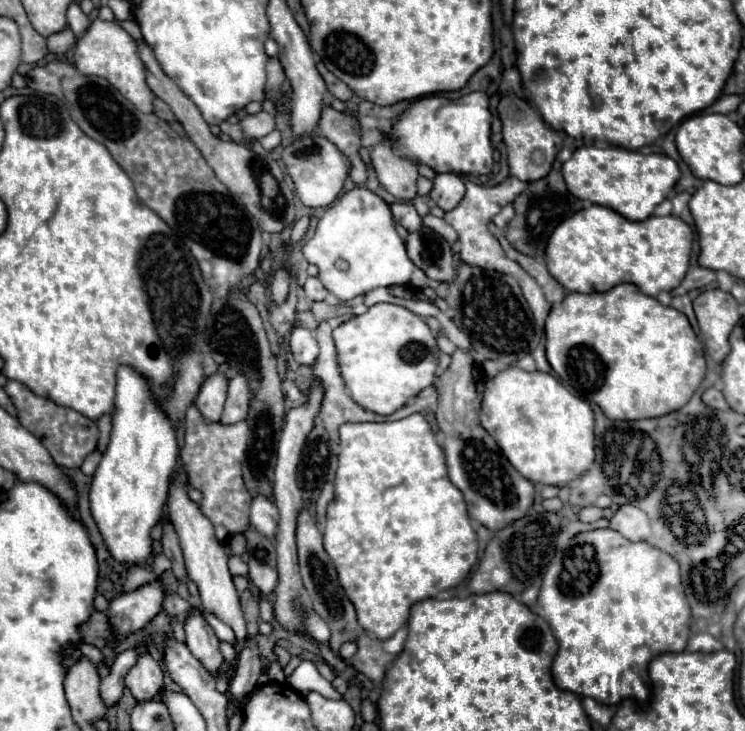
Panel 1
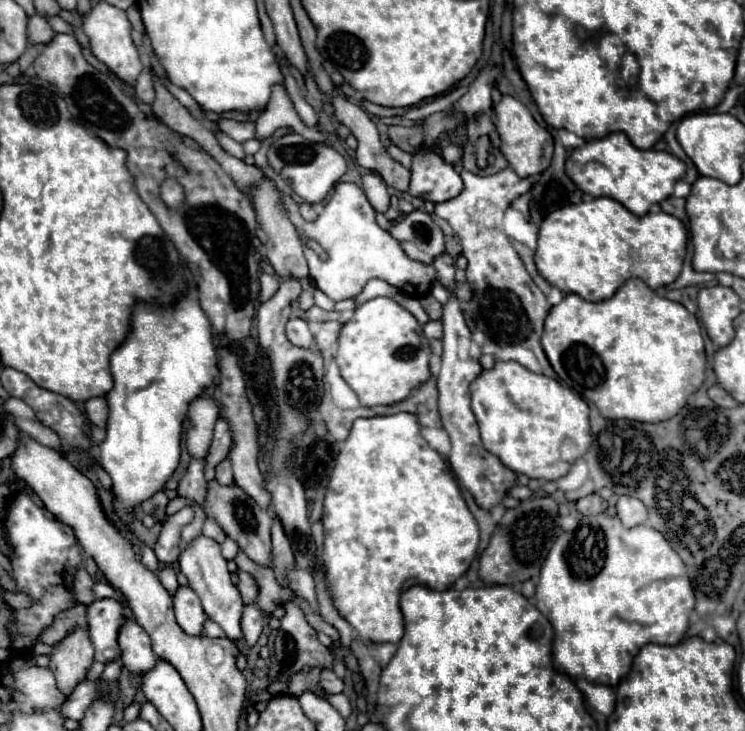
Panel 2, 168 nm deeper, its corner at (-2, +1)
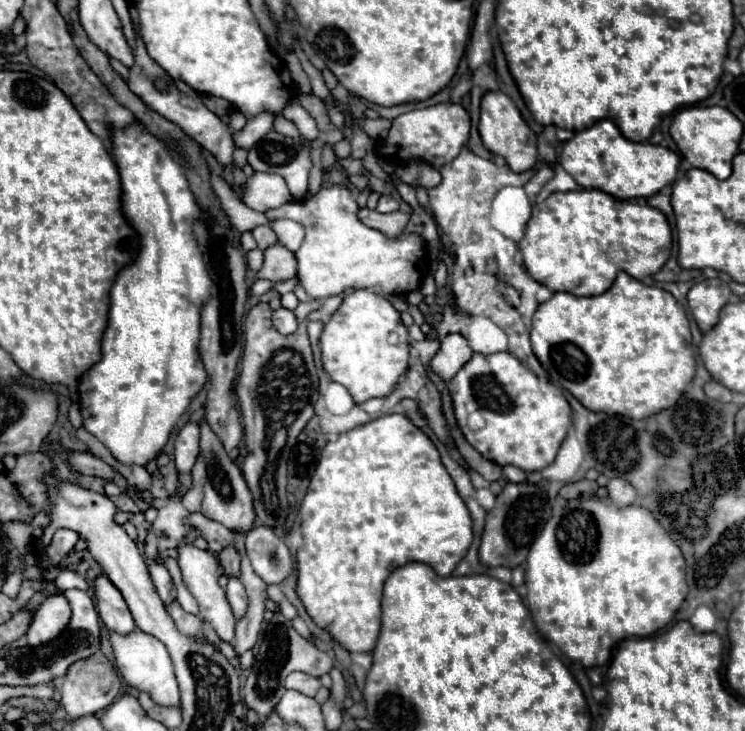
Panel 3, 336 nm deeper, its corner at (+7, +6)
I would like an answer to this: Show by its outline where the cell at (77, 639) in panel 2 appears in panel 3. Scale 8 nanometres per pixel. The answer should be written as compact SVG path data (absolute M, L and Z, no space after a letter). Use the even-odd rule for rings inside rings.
M61 593L45 597L43 603L35 607L33 623L29 627L29 633L25 635L27 643L31 647L37 647L57 639L69 625L69 621L71 621L71 607L67 599Z

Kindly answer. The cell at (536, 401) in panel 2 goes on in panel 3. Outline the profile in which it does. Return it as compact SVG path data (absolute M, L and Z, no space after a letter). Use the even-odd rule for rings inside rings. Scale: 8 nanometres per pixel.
M473 353L471 361L465 363L459 369L459 373L449 381L449 391L453 397L457 423L469 445L475 447L485 459L501 467L515 465L527 473L545 469L555 461L555 455L573 423L571 405L565 399L563 391L549 381L539 381L537 375L511 353L493 353L493 355Z

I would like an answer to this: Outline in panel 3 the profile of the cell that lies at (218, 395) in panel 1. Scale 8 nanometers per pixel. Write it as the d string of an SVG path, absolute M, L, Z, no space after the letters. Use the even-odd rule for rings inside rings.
M185 423L175 437L175 465L177 471L191 471L199 455L199 423Z

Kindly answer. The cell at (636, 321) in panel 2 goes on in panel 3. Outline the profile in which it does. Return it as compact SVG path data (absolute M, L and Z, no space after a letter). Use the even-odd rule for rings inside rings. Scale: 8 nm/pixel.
M619 273L611 289L595 297L553 293L549 301L539 305L532 320L533 353L549 373L549 379L561 383L561 387L577 397L587 409L647 419L673 407L695 377L691 329L683 305L679 305L669 291L643 285L627 273Z

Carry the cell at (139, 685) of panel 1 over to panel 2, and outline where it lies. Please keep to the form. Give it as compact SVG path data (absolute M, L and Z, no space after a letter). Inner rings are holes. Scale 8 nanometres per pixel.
M124 618L122 630L118 634L118 644L122 650L122 664L134 672L146 672L156 664L156 656L150 646L150 636L132 618Z

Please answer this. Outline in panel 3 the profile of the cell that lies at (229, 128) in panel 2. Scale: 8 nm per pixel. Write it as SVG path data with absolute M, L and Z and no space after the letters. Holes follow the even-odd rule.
M137 37L137 53L135 53L135 65L131 67L131 75L129 75L129 89L139 95L153 111L157 111L159 115L163 115L165 119L177 123L191 139L195 139L199 145L203 145L207 151L211 151L217 161L221 165L231 165L233 161L233 149L235 149L235 141L233 141L233 131L229 129L229 125L225 121L221 121L213 111L209 111L199 97L195 95L187 95L187 93L181 93L177 87L171 85L169 91L159 91L155 89L153 81L143 73L143 41Z

